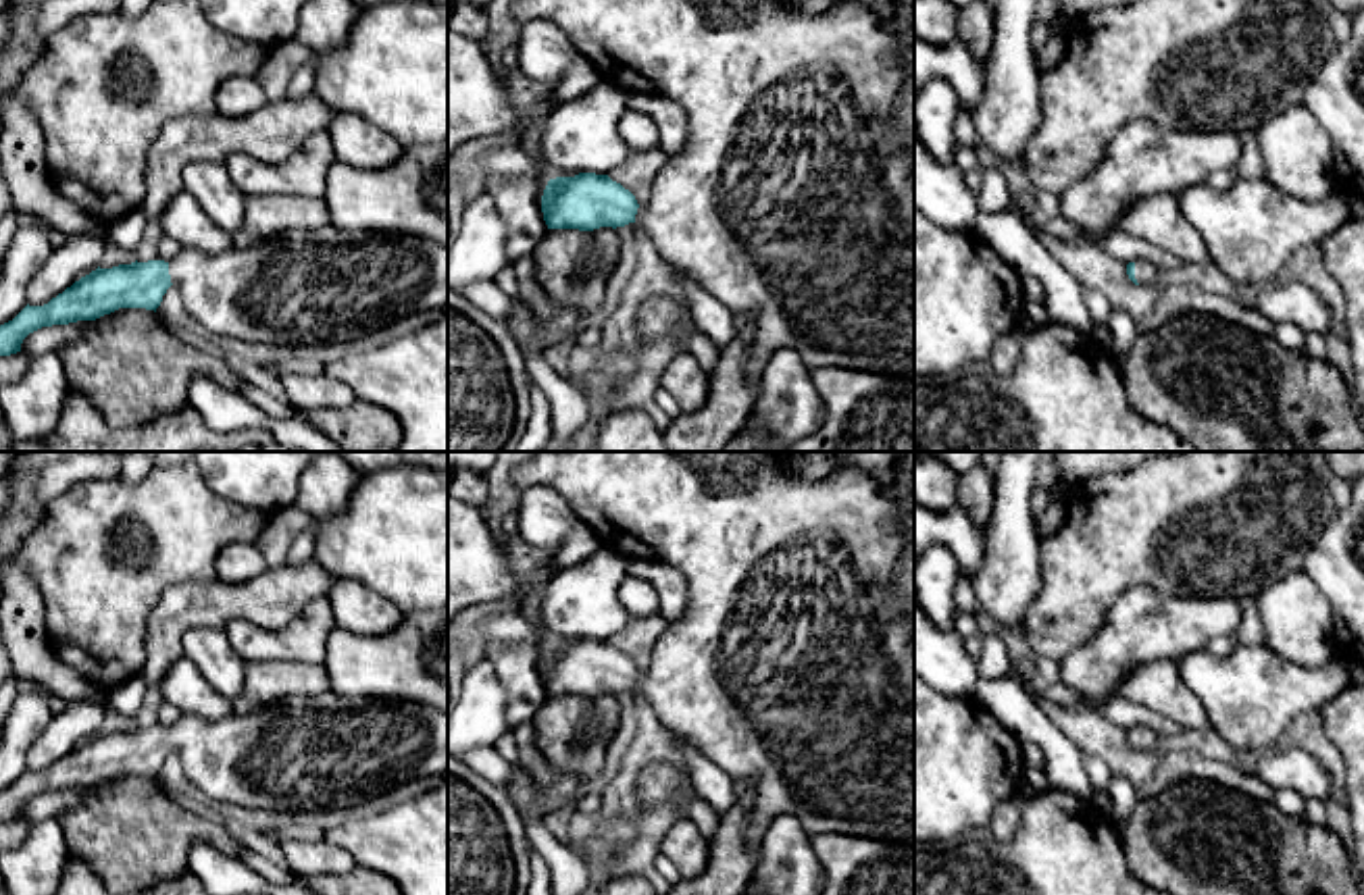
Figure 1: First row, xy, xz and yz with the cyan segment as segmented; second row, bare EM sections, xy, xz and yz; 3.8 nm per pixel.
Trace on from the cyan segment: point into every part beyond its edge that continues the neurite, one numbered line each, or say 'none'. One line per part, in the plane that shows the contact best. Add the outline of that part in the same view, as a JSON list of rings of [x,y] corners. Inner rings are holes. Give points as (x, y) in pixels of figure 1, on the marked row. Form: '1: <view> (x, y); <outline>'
1: xy (302, 290); [[[289,231],[250,248],[204,254],[183,248],[169,262],[171,283],[179,287],[187,312],[212,335],[225,339],[279,343],[289,354],[323,350],[333,341],[354,341],[394,321],[448,308],[448,248],[419,235],[342,231]]]

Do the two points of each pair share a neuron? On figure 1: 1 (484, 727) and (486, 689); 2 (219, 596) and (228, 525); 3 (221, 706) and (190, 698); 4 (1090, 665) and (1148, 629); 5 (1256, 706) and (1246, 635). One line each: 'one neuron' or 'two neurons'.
1: one neuron
2: two neurons
3: one neuron
4: one neuron
5: two neurons

